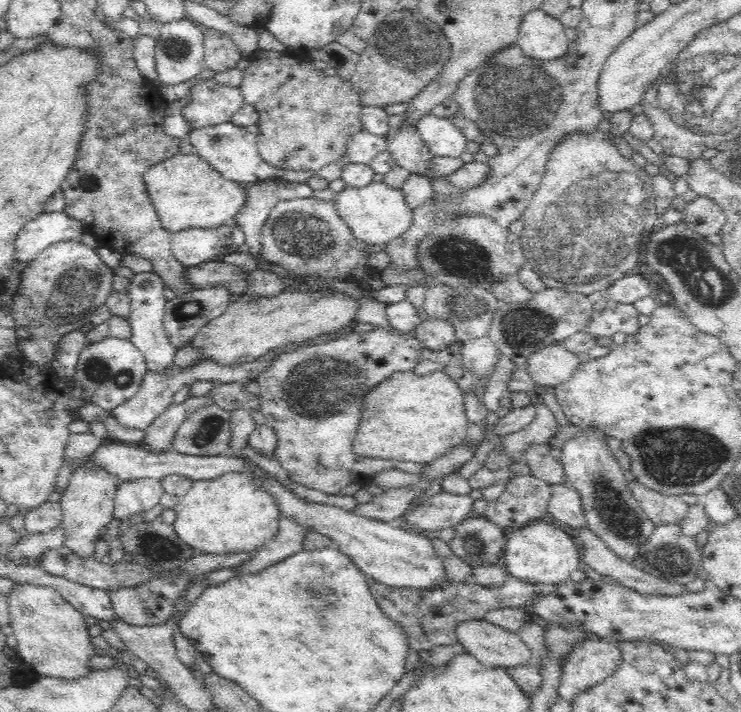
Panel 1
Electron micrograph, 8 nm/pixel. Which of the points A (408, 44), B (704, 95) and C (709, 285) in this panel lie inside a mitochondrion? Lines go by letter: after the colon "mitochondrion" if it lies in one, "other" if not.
A: mitochondrion
B: mitochondrion
C: mitochondrion

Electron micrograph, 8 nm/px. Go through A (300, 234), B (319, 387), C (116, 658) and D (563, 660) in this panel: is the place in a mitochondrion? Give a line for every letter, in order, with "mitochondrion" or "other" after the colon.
A: mitochondrion
B: mitochondrion
C: other
D: other

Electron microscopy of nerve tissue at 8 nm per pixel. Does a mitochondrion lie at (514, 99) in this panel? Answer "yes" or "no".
yes

